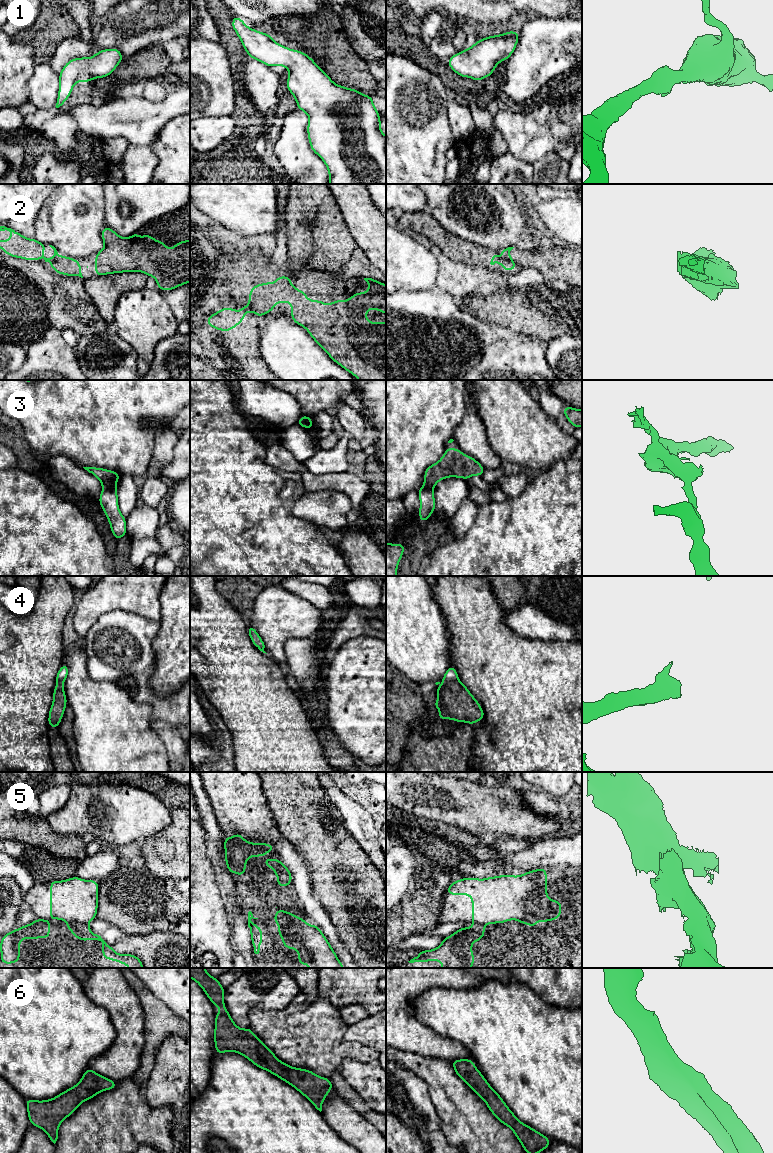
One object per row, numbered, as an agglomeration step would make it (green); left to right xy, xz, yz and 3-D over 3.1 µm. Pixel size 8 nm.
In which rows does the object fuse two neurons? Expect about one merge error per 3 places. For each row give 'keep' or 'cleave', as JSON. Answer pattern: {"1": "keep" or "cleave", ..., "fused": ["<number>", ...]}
{"1": "keep", "2": "cleave", "3": "cleave", "4": "keep", "5": "cleave", "6": "keep", "fused": ["2", "3", "5"]}

